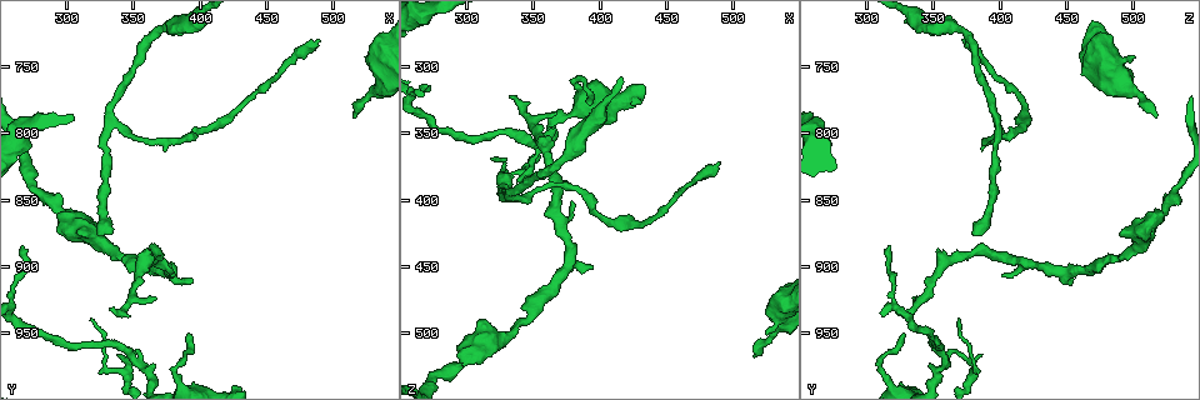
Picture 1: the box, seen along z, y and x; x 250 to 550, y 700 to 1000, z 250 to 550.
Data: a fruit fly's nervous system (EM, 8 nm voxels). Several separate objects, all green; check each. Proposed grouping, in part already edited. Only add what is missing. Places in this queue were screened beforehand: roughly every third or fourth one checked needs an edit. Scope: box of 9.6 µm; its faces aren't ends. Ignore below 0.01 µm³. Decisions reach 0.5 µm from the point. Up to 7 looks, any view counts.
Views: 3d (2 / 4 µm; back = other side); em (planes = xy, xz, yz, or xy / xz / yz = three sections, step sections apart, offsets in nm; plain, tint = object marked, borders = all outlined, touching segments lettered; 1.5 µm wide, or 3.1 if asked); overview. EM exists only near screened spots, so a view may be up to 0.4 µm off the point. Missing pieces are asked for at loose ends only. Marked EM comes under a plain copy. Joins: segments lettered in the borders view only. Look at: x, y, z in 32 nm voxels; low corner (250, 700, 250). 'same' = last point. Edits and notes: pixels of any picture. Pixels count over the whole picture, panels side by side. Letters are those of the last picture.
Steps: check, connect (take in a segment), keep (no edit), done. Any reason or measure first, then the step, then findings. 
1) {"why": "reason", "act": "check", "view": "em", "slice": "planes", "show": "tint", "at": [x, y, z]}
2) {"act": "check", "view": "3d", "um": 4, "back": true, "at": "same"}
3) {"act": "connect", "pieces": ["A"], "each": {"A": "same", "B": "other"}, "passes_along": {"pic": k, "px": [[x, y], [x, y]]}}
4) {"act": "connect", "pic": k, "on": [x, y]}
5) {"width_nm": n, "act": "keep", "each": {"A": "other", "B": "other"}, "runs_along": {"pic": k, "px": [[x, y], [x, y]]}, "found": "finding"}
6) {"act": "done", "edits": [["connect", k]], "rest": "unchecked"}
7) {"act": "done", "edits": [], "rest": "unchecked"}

{"why": "an open end", "act": "check", "view": "3d", "um": 4, "back": true, "at": [516, 788, 518]}

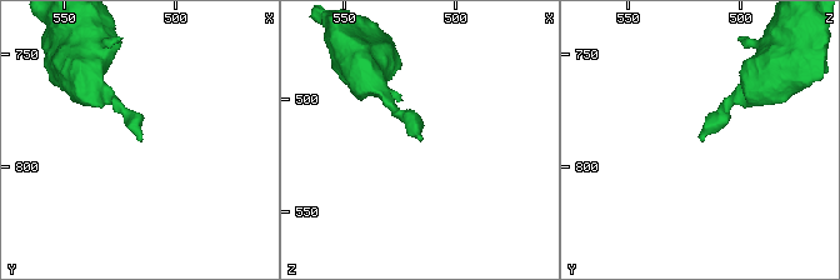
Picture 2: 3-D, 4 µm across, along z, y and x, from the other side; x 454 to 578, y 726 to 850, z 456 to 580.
{"why": "now the EM", "act": "check", "view": "em", "slice": "planes", "show": "borders", "at": [514, 789, 518]}

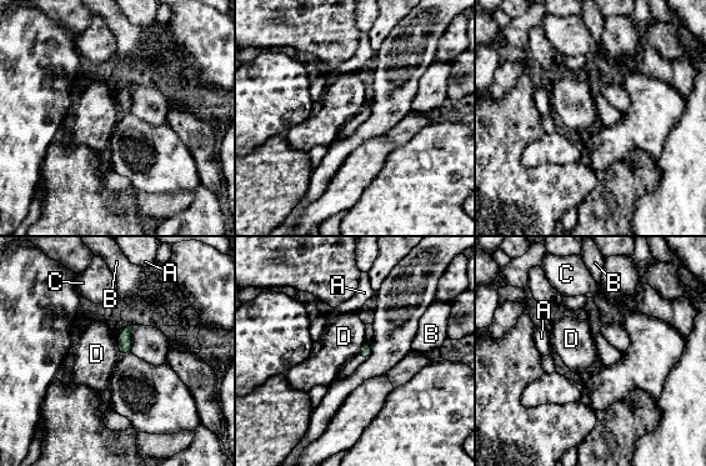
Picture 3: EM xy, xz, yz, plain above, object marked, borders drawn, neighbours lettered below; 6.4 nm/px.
{"act": "keep", "each": {"A": "other", "B": "other", "C": "other", "D": "other"}, "border": {"pic": 3, "px": [[366, 341], [357, 352]]}, "found": "no lettered segment goes on from it"}

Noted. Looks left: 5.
{"why": "tapers out", "act": "check", "view": "3d", "um": 4, "at": [318, 938, 370]}

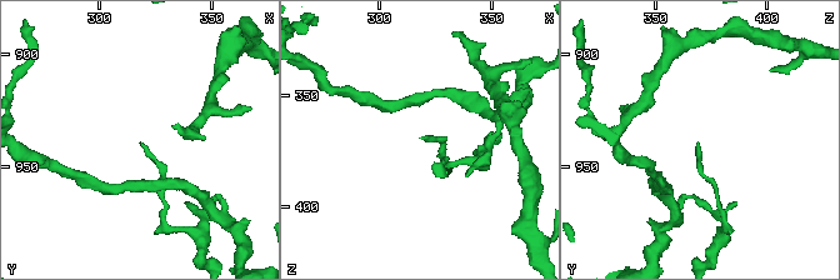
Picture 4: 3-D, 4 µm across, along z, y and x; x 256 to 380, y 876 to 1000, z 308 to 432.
{"act": "check", "view": "em", "slice": "planes", "show": "borders", "at": [319, 938, 370]}

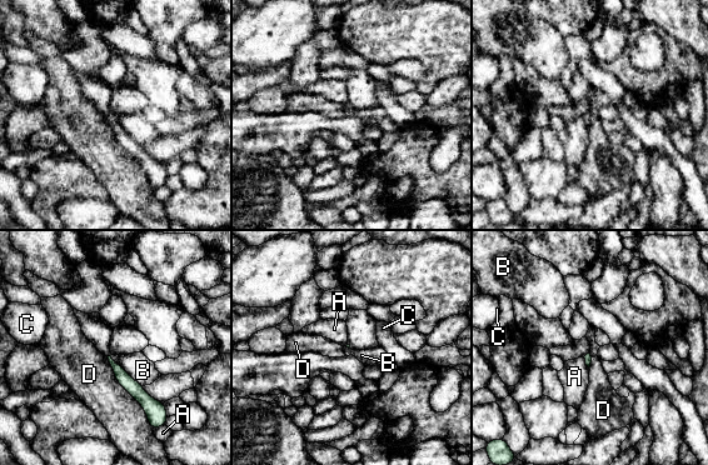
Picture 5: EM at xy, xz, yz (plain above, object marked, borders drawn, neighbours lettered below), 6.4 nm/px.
{"act": "keep", "each": {"A": "other", "B": "other", "C": "other", "D": "other"}, "border": {"pic": 5, "px": [[110, 355], [141, 386]]}, "found": "none of them fits"}

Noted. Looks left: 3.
{"why": "thin end", "act": "check", "view": "3d", "um": 2, "at": [368, 924, 334]}

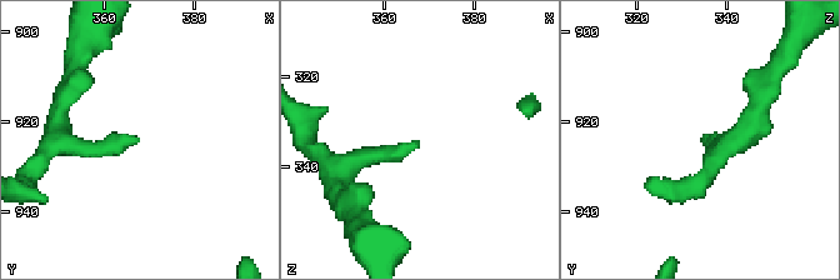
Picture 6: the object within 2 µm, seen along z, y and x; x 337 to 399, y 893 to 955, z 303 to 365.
{"act": "check", "view": "em", "slice": "xy", "step": 4, "show": "tint", "at": [367, 924, 335]}

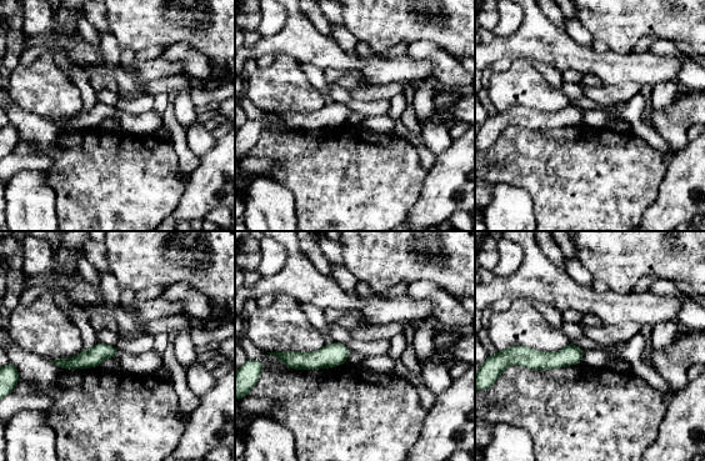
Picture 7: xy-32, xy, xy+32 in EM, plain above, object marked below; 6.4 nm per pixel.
{"why": "cut it another way", "act": "check", "view": "em", "slice": "planes", "show": "borders", "at": "same"}

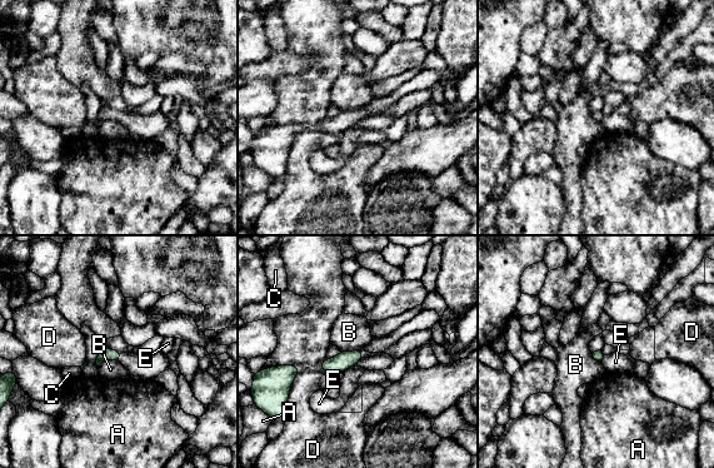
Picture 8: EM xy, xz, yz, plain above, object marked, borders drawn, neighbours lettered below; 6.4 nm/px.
{"act": "keep", "each": {"A": "other", "B": "other", "C": "other", "D": "other", "E": "other"}, "border": {"pic": 8, "px": [[118, 359], [105, 359], [99, 367]]}, "found": "no lettered segment goes on from it"}

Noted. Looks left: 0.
{"act": "done", "edits": [], "rest": "unchecked"}

